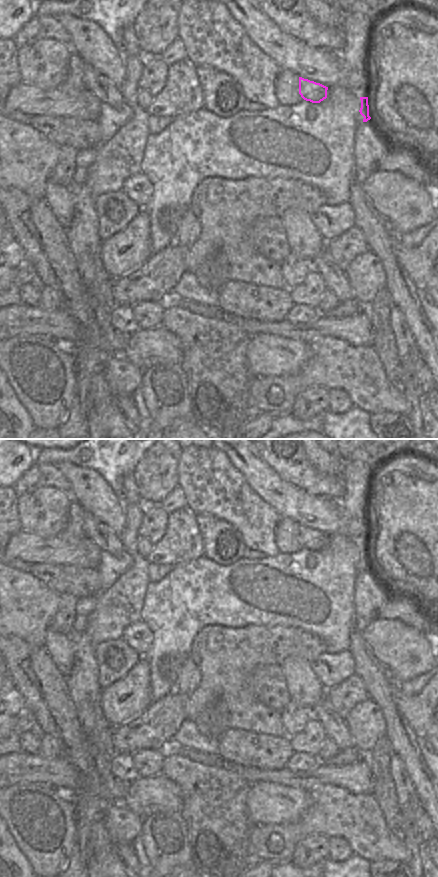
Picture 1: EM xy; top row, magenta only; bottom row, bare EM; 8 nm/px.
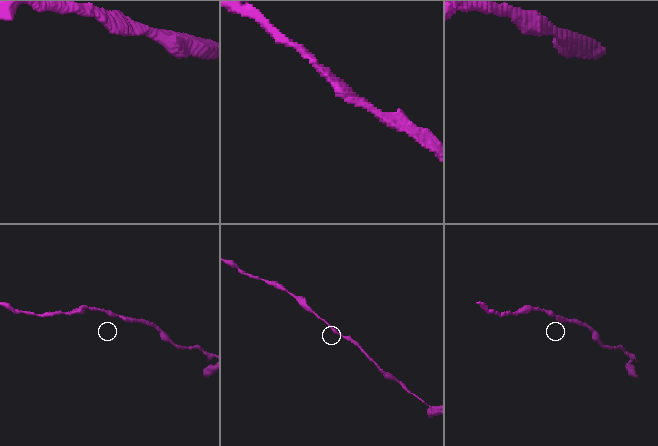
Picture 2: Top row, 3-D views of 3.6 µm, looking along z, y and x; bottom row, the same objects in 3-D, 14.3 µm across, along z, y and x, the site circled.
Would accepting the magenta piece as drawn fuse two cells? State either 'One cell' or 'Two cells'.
One cell

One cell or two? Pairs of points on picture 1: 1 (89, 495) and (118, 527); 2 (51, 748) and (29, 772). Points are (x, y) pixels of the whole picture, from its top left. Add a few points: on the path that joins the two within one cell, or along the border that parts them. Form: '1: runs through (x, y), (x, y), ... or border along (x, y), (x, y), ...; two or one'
1: runs through (97, 503), (113, 519); one
2: border along (37, 752), (46, 758), (56, 757); two

